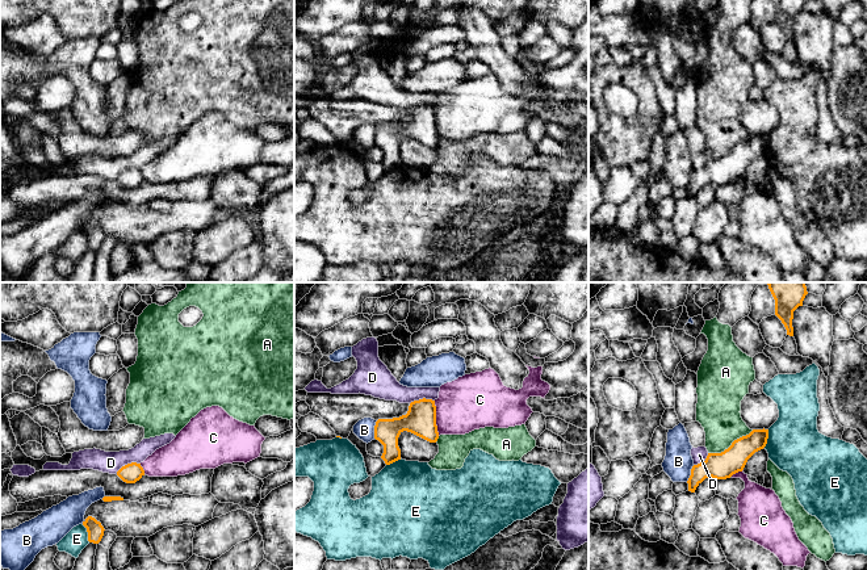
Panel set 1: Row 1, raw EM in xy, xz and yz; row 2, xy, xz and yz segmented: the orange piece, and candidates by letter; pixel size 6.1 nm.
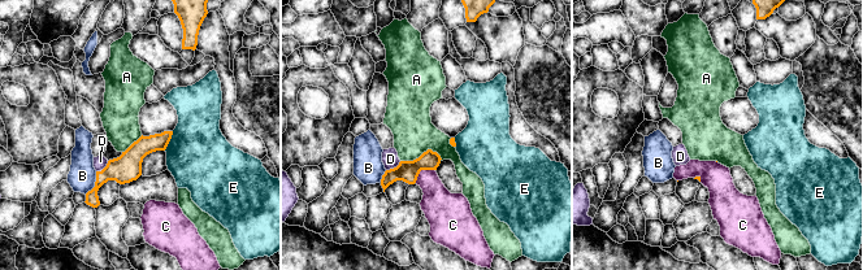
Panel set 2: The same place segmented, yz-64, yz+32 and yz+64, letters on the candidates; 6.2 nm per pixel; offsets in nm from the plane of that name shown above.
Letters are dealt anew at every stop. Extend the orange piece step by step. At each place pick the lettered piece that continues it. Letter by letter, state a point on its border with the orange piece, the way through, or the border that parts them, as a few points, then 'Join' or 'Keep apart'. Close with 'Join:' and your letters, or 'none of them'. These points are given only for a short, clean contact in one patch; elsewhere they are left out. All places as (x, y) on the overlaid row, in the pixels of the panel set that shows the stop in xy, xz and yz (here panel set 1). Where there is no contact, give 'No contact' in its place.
A: Touches orange at yz (732, 444). Boundary: yz (753, 430), (737, 438), (723, 451), (708, 453). Keep apart
B: Touches orange at xz (375, 430). Keep apart
C: Touches orange at xz (435, 418). Boundary: xz (434, 401), (435, 424), (439, 435). Keep apart
D: Touches orange at xy (128, 464). Boundary: xy (139, 462), (128, 462), (116, 473). Keep apart
E: Touches orange at xy (88, 533). Keep apart
Join: none of them

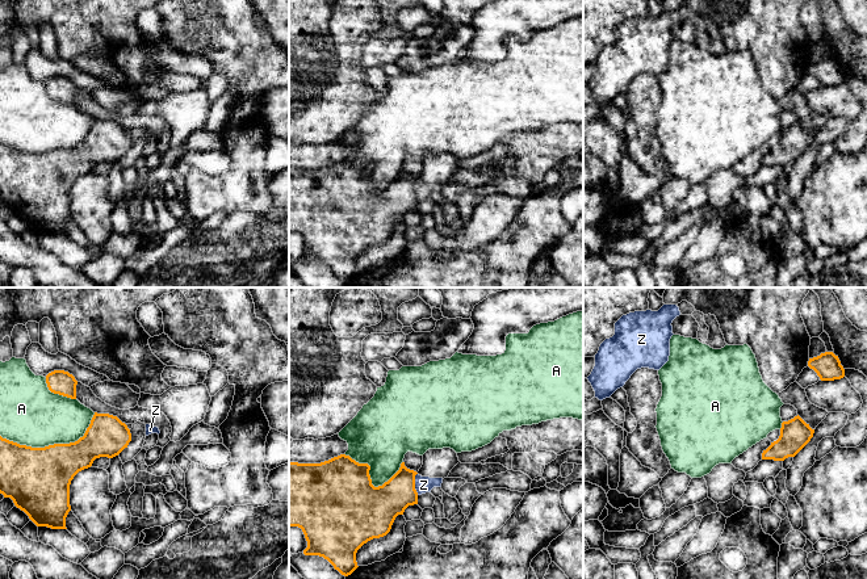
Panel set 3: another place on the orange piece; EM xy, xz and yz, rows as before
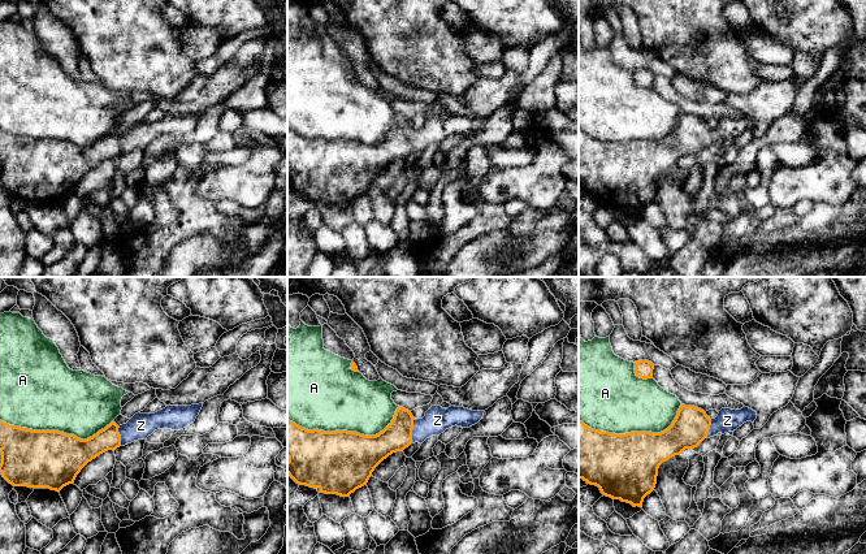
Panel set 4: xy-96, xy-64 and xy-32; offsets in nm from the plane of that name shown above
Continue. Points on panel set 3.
A: Touches orange at xy (54, 444). Keep apart
Z: Touches orange at xz (414, 483). Join
Join: Z

